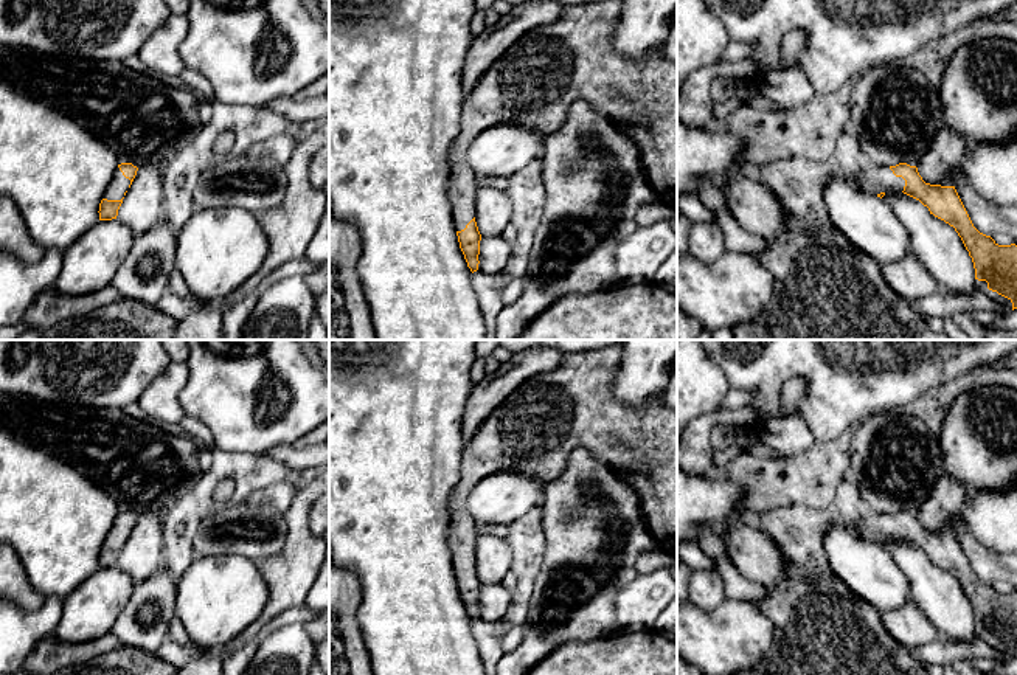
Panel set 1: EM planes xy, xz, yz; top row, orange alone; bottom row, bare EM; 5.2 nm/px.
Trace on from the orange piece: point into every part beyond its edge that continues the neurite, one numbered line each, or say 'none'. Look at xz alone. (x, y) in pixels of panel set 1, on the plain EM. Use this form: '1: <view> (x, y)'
1: xz (541, 422)

